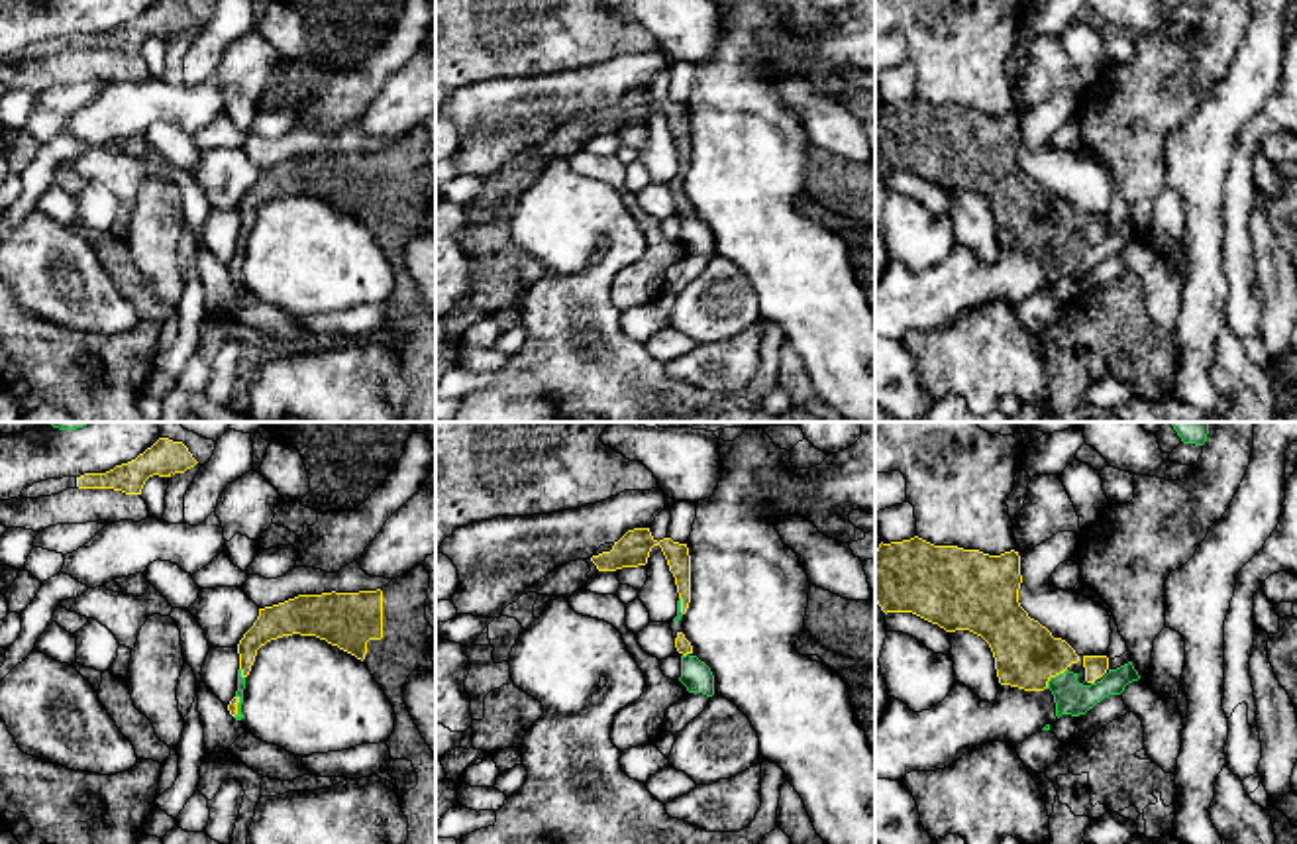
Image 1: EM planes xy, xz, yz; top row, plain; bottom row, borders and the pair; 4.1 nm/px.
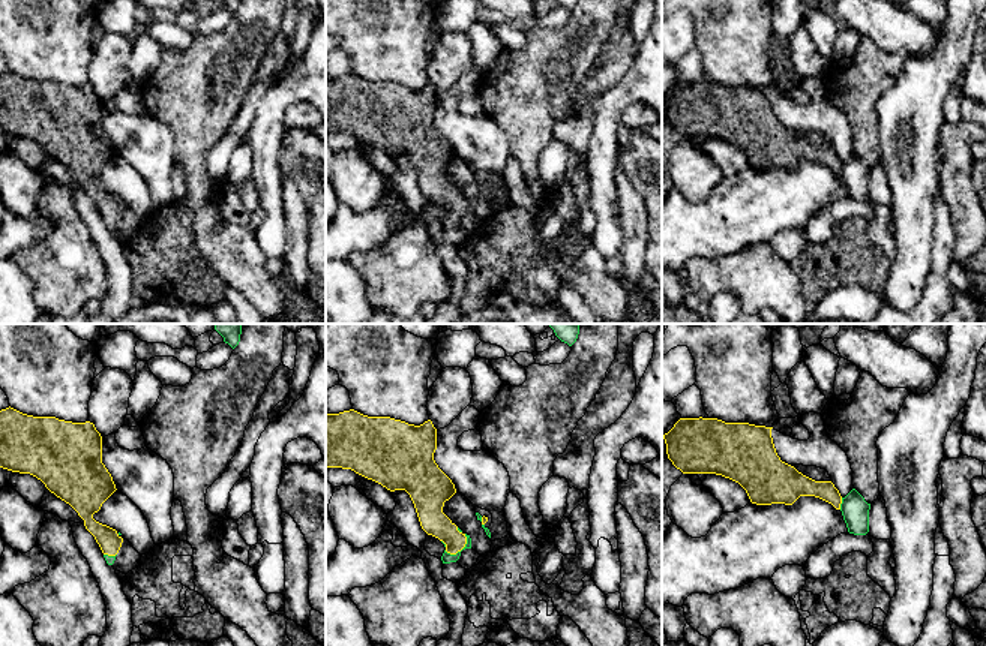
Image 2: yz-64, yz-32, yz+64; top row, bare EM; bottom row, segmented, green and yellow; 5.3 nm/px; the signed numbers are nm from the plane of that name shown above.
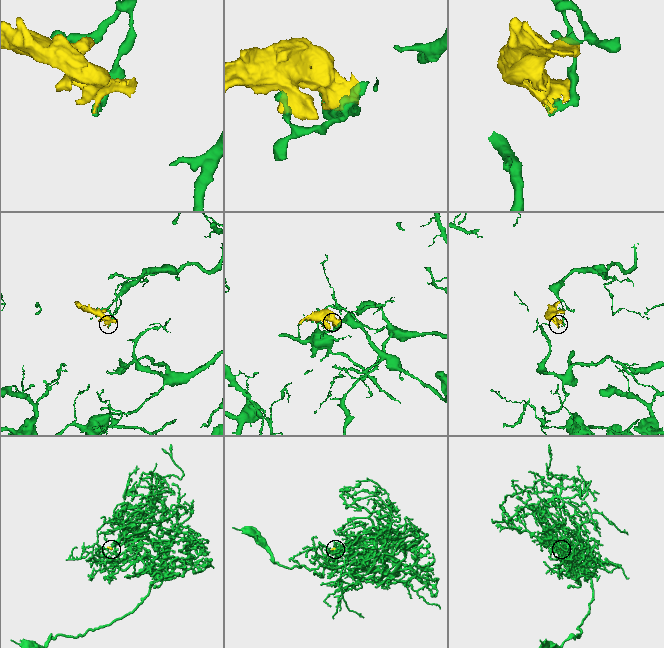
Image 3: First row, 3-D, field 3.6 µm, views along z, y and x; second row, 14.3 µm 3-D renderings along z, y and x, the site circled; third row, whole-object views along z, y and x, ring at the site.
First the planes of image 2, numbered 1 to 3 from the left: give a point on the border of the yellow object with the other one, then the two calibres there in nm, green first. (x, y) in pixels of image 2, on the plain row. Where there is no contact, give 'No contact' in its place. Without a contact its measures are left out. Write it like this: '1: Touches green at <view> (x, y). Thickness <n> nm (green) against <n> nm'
1: Touches green at yz-64 (110, 221). Thickness 50 nm (green) against 120 nm
2: Touches green at yz-32 (461, 215). Thickness 60 nm (green) against 150 nm
3: Touches green at yz+64 (841, 168). Thickness 150 nm (green) against 120 nm

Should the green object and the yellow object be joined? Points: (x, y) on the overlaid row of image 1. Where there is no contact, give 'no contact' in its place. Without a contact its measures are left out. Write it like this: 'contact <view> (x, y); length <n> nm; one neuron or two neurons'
contact yz (1056, 676); length 130 nm; two neurons

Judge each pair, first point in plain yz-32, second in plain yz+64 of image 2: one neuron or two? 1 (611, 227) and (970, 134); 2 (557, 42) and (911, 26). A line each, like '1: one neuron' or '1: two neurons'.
1: two neurons
2: two neurons

